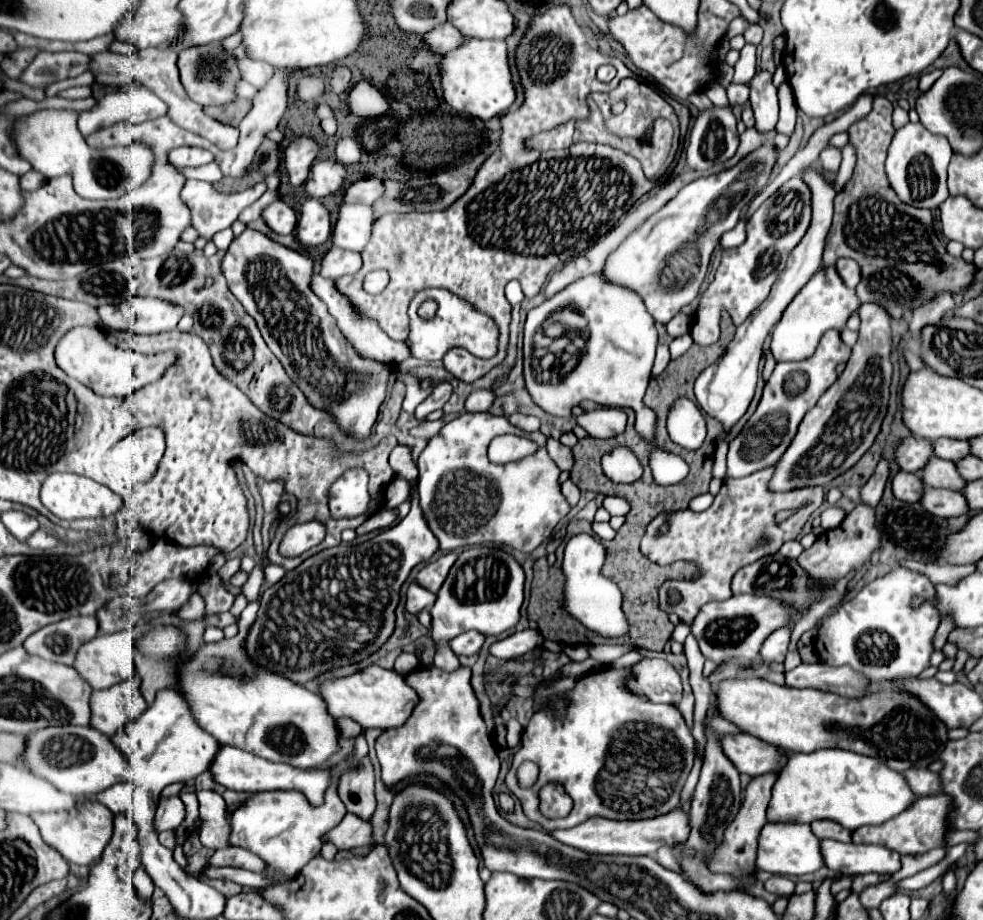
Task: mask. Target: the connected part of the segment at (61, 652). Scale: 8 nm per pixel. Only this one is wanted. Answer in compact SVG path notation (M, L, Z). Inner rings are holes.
M71 617L59 623L51 623L29 635L23 643L23 649L29 655L37 655L47 661L73 665L75 651L89 639L97 635L97 619L95 617Z

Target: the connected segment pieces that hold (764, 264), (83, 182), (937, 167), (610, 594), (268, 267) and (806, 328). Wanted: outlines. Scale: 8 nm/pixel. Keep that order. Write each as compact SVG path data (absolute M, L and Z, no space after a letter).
M793 177L773 197L769 197L749 219L745 243L735 249L723 251L715 279L701 293L697 311L693 315L689 333L693 335L695 343L707 347L719 339L721 309L727 309L733 319L733 325L739 327L765 301L777 275L785 269L787 255L805 235L809 221L811 221L811 191L801 177Z
M41 109L19 117L13 125L13 143L19 157L43 173L47 179L59 175L73 175L73 187L83 199L115 199L129 187L139 187L147 181L153 165L153 153L147 145L135 143L131 147L91 149L77 129L79 112L71 109Z
M907 123L905 127L897 129L889 147L885 171L899 199L903 199L903 203L911 203L913 207L935 211L949 197L947 165L951 155L953 149L949 141L943 135L929 133L921 123Z
M575 535L565 547L563 573L567 577L565 583L565 609L579 619L587 629L599 631L605 637L619 637L627 633L627 621L621 611L621 591L611 581L605 579L599 571L605 561L605 547L595 541L591 535Z
M245 229L229 245L221 261L221 271L231 293L257 321L265 343L307 399L315 407L331 411L339 419L339 425L355 437L367 437L385 399L391 367L361 359L351 343L347 343L327 305L309 287L313 261L271 241L259 231Z
M821 267L811 281L795 295L795 299L787 305L783 311L783 317L773 329L771 337L771 355L775 361L801 361L807 359L811 353L815 353L819 339L823 337L825 331L837 329L841 331L849 319L851 313L857 311L861 305L855 289L843 287L843 279L839 277L837 269L831 267Z

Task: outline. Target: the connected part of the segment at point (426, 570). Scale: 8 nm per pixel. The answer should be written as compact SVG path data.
M451 551L451 553L447 553L447 555L441 555L437 561L427 563L427 565L417 573L417 583L419 583L421 587L429 589L431 593L437 593L437 591L441 589L445 577L447 577L447 573L449 573L449 569L453 567L455 559L457 559L457 553Z

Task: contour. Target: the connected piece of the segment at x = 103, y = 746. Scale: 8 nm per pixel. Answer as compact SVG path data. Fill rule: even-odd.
M47 727L43 731L27 735L27 755L23 755L27 767L51 781L59 791L71 795L95 795L111 785L123 781L121 751L111 743L111 739L93 727Z

